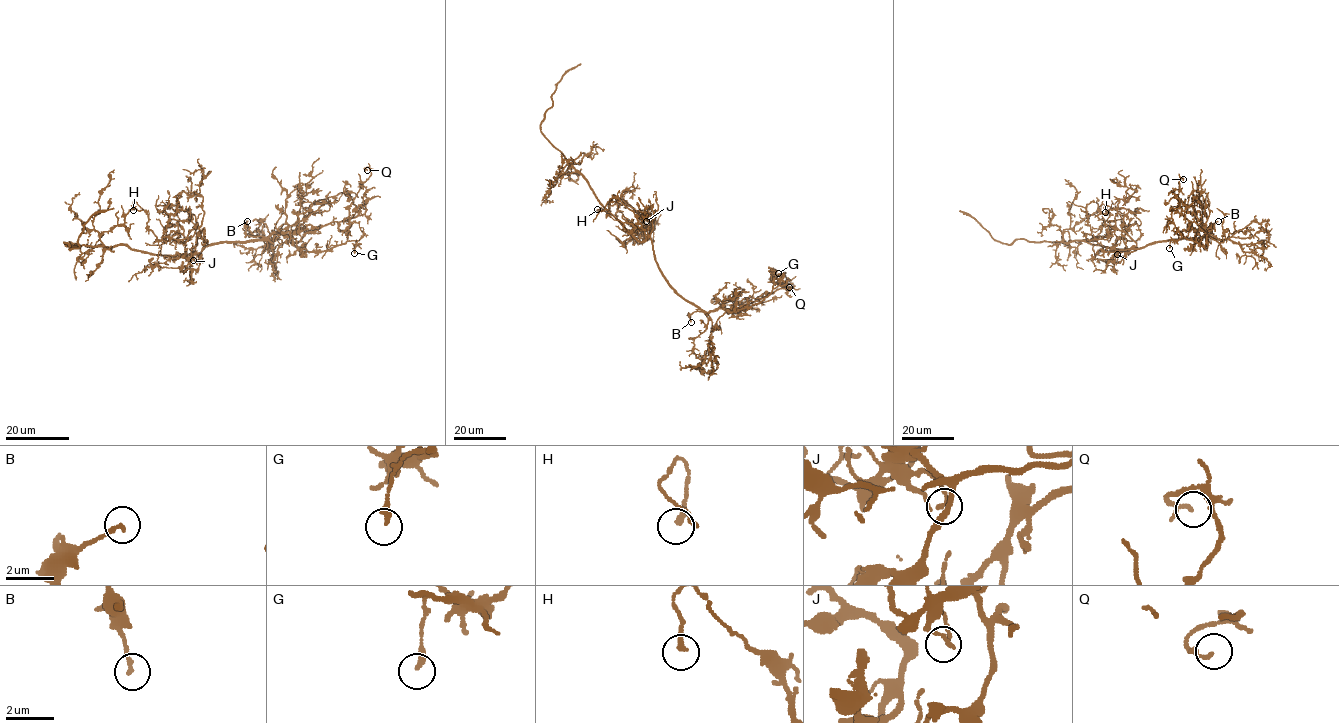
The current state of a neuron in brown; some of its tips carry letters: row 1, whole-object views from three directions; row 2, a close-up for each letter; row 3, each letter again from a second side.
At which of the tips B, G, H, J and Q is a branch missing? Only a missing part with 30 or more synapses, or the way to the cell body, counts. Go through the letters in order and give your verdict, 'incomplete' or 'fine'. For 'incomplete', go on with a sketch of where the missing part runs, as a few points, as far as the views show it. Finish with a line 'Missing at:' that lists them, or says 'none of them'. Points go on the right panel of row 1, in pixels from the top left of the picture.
B: fine
G: fine
H: fine
J: fine
Q: fine
Missing at: none of them

